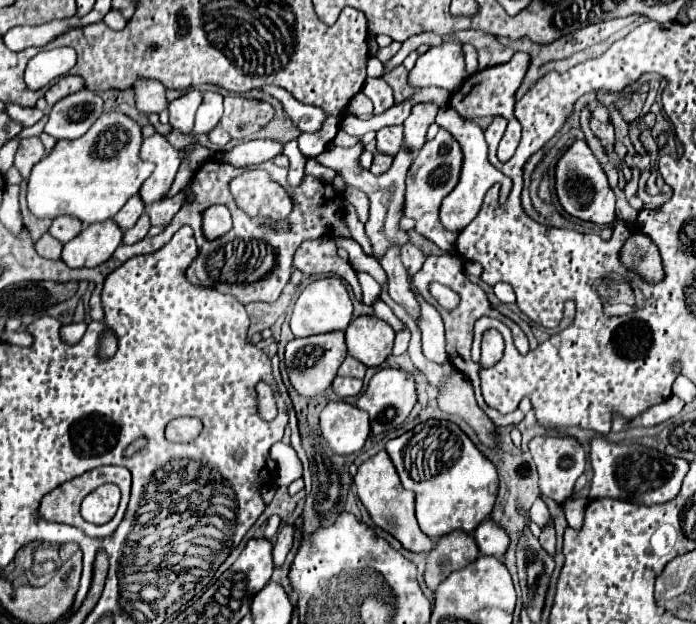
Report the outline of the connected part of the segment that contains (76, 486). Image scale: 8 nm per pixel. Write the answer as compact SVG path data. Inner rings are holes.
M101 466L101 468L95 468L95 470L89 470L89 472L81 474L81 476L75 476L75 478L71 478L71 480L63 482L61 486L57 486L55 490L51 490L49 494L45 494L43 500L41 500L41 504L39 504L39 516L41 516L43 520L49 520L49 522L63 522L63 524L77 526L79 530L83 530L83 532L85 532L87 536L91 536L91 538L107 538L107 536L111 536L111 534L117 530L119 522L123 520L123 514L125 514L125 508L127 508L127 502L129 502L129 492L131 492L131 472L129 472L127 468ZM103 484L117 484L117 486L121 488L121 504L119 504L119 512L115 514L115 518L113 518L111 522L107 522L105 526L97 526L97 524L89 524L89 522L85 522L85 520L81 518L81 514L79 514L79 504L81 504L81 500L83 500L89 492L93 492L97 486L103 486Z

